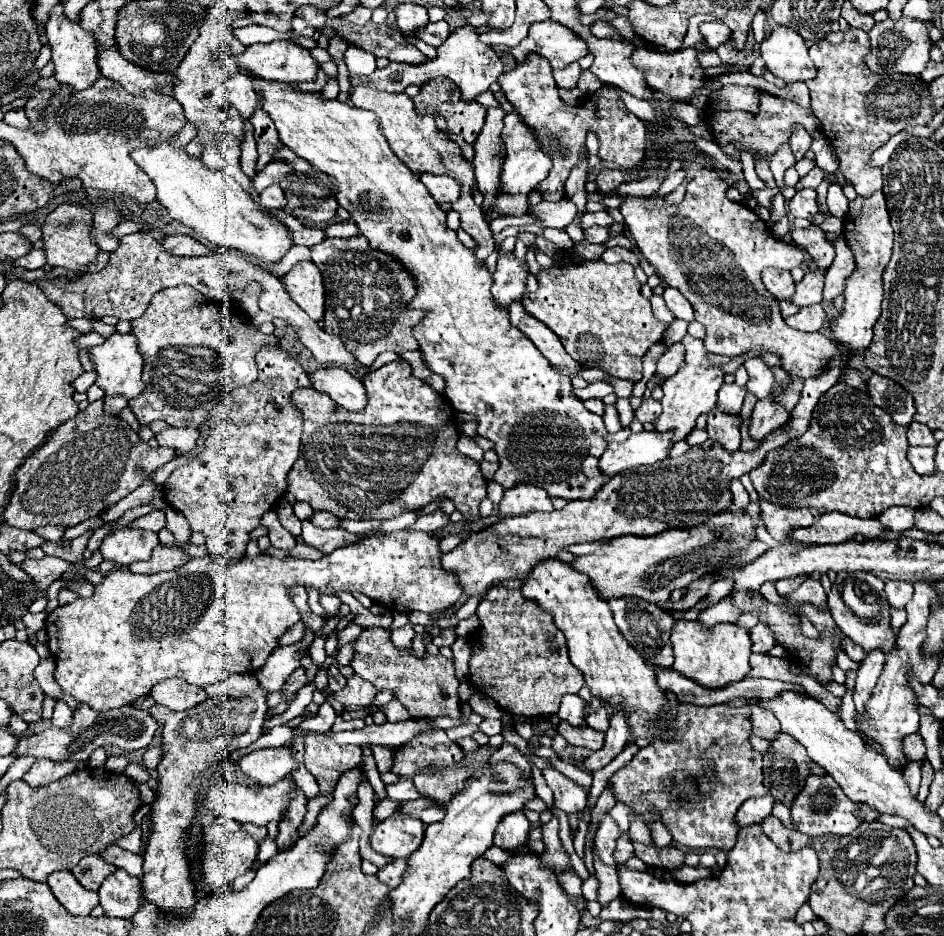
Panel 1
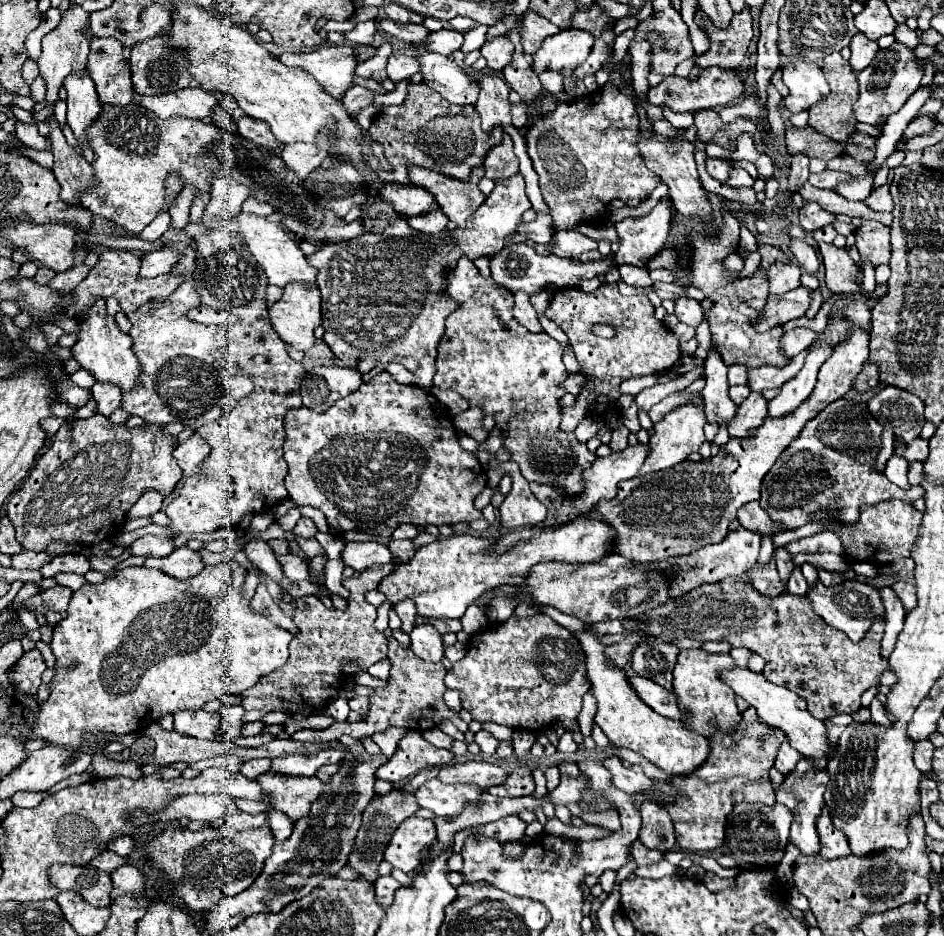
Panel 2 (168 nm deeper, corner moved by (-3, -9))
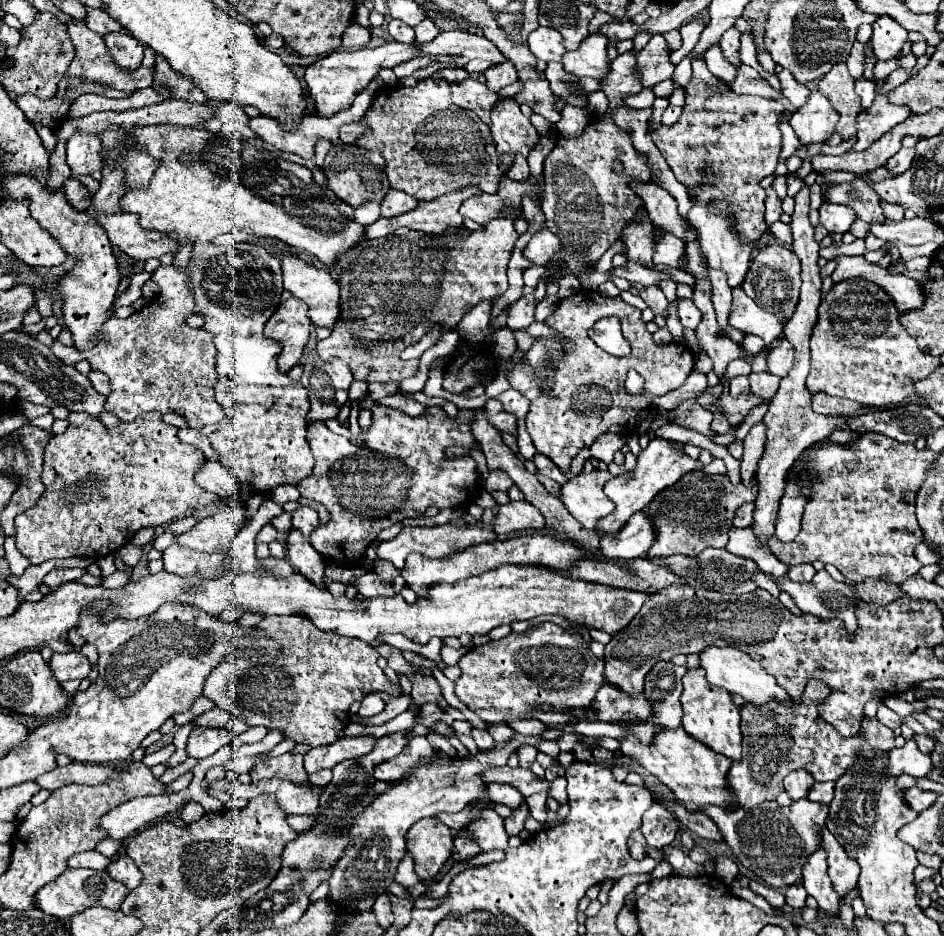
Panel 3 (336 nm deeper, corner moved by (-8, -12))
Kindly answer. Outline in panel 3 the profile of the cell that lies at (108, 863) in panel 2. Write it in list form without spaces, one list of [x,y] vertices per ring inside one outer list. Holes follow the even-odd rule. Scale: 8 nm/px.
[[[90,850],[90,852],[82,852],[82,854],[74,854],[70,860],[68,860],[68,866],[70,868],[106,868],[106,864],[110,864],[110,858],[102,856],[100,852],[96,850]]]

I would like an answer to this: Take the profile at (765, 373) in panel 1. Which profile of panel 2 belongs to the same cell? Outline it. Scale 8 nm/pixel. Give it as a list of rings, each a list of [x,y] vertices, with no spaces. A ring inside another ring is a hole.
[[[751,393],[743,405],[739,405],[741,415],[737,411],[737,417],[729,425],[729,435],[731,437],[745,437],[749,429],[755,429],[757,425],[763,423],[767,417],[767,399],[761,393]]]

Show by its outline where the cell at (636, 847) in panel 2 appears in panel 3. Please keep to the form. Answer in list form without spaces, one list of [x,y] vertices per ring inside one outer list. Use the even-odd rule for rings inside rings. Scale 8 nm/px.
[[[636,830],[636,832],[628,838],[628,852],[630,852],[630,856],[632,856],[634,860],[640,860],[640,858],[644,858],[644,848],[646,848],[646,840],[644,840],[642,832]]]

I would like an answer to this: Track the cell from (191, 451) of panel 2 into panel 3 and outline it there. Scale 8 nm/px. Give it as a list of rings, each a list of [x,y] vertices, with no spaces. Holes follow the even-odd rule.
[[[206,460],[206,464],[202,466],[202,472],[198,472],[196,480],[202,488],[206,488],[222,498],[228,498],[228,500],[242,498],[238,478],[234,474],[230,474],[220,462]]]

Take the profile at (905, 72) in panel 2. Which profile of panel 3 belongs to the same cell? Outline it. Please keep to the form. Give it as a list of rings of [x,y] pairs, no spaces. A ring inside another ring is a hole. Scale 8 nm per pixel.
[[[876,96],[872,106],[864,110],[856,120],[858,136],[850,152],[864,152],[866,148],[870,148],[870,144],[880,140],[882,134],[894,128],[894,124],[900,124],[908,116],[910,112],[906,112],[906,106],[894,106],[886,100],[886,96]]]

